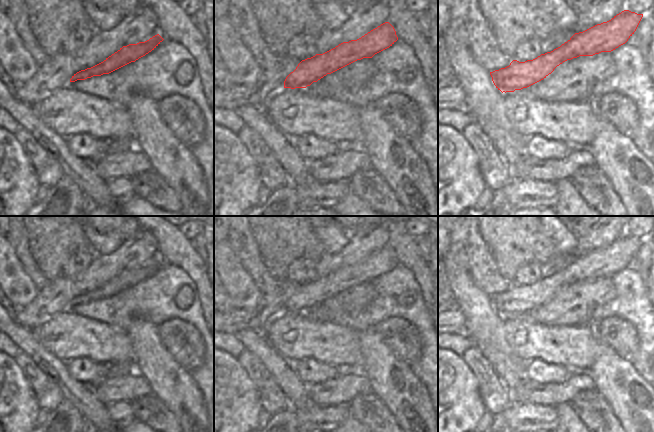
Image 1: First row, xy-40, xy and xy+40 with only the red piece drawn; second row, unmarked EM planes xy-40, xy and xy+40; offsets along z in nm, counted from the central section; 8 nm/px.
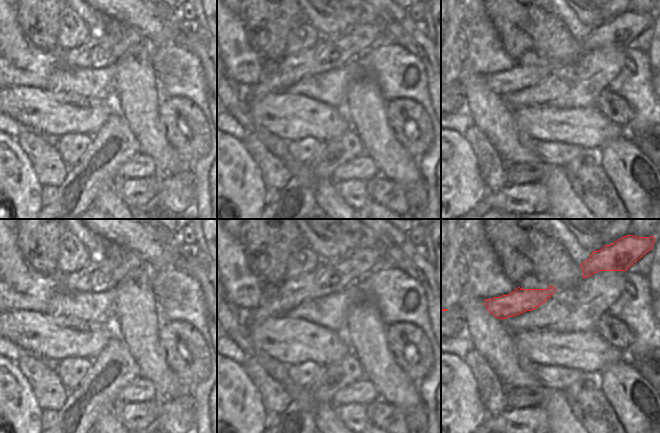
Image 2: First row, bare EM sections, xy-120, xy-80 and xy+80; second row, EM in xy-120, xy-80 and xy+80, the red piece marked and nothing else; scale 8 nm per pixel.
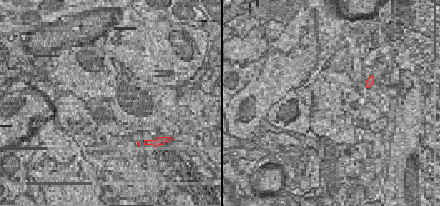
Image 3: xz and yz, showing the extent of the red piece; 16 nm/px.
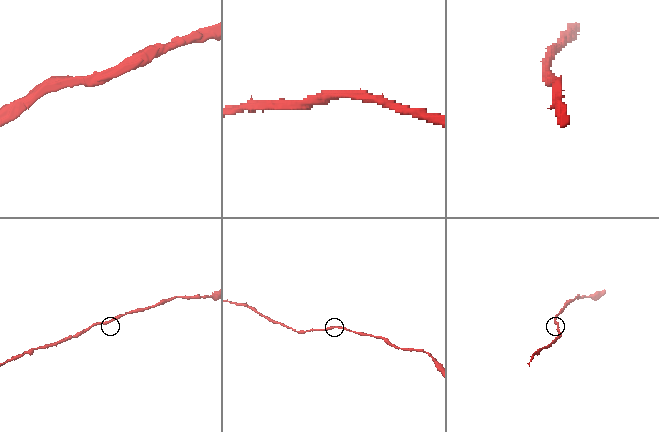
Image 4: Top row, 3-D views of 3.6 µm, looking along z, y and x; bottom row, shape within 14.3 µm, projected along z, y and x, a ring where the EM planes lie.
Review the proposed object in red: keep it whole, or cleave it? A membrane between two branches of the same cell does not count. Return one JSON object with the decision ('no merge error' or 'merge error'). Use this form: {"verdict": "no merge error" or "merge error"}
{"verdict": "no merge error"}

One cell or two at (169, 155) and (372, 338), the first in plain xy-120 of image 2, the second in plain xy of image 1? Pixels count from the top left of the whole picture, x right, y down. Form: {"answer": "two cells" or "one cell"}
{"answer": "one cell"}

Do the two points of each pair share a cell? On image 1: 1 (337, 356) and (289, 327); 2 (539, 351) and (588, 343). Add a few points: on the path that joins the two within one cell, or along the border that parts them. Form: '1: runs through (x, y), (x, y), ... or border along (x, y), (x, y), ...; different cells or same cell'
1: runs through (325, 344), (320, 340), (305, 338), (301, 335); same cell
2: runs through (551, 346), (576, 346); same cell

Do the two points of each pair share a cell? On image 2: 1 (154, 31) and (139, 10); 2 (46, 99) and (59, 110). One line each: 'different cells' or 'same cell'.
1: same cell
2: same cell

